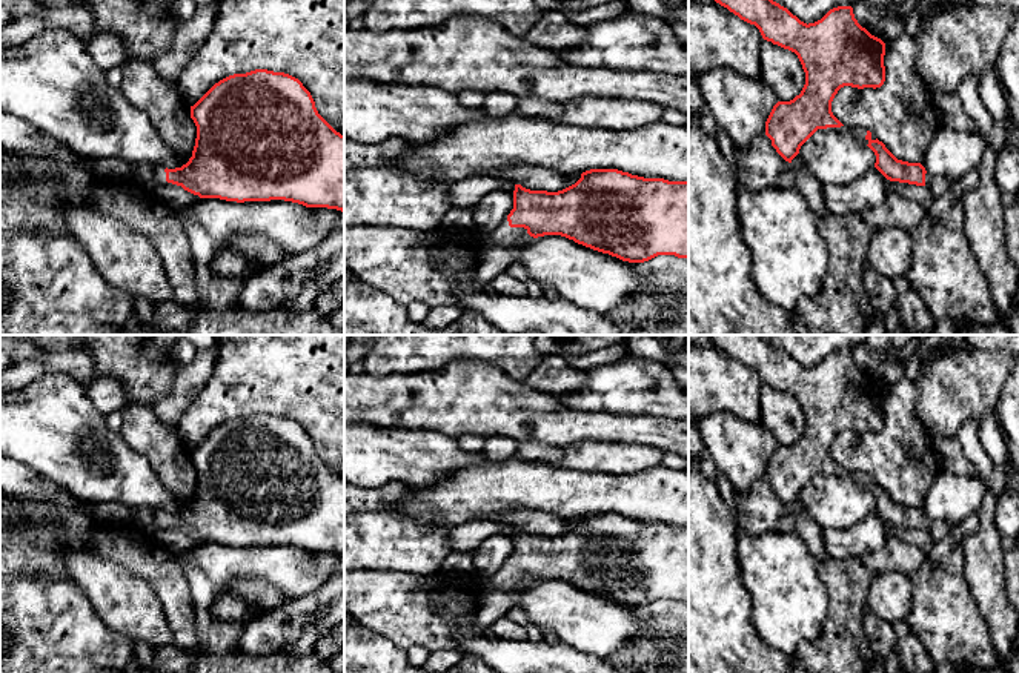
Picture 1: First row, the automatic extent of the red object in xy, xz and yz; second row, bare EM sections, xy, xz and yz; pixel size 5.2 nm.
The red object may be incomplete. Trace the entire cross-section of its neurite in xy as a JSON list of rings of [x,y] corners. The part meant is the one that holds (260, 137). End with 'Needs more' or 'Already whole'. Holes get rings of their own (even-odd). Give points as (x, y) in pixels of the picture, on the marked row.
[[[267,69],[229,75],[191,106],[191,118],[197,126],[192,157],[181,167],[158,167],[154,172],[157,186],[177,184],[200,198],[237,203],[284,200],[344,212],[344,135],[318,114],[310,92],[298,78]]]. Needs more

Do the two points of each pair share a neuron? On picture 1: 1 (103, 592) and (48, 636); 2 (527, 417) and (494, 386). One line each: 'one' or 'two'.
1: two
2: one

